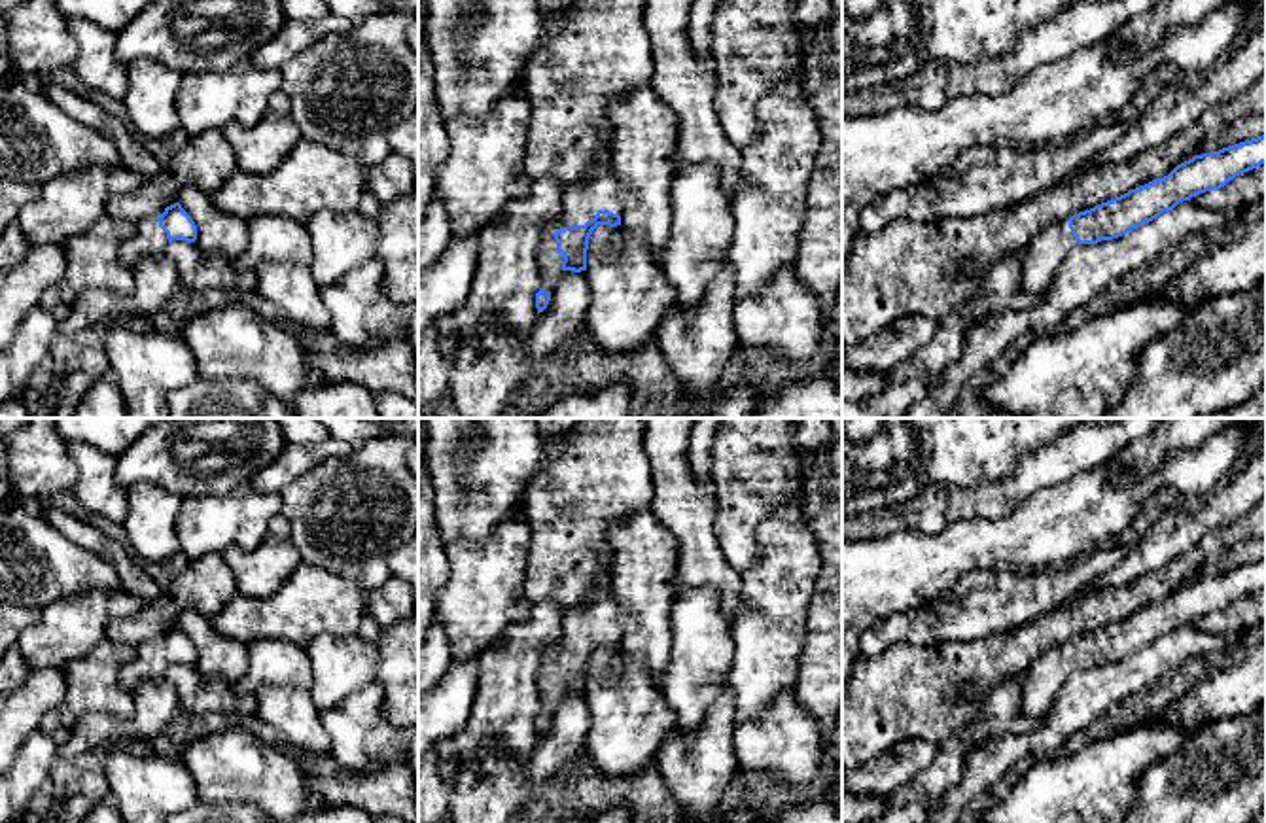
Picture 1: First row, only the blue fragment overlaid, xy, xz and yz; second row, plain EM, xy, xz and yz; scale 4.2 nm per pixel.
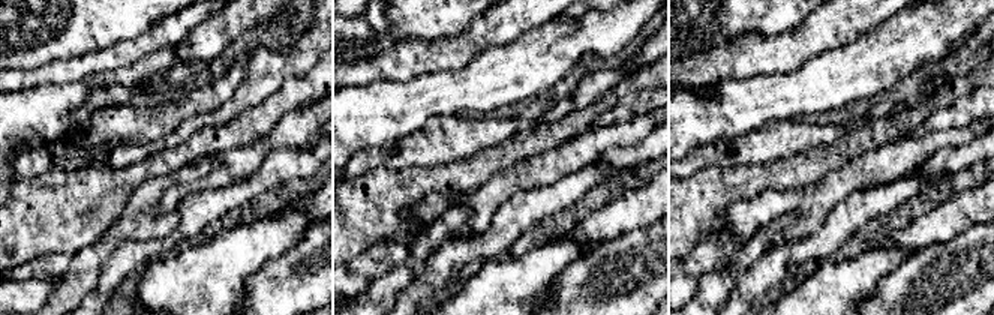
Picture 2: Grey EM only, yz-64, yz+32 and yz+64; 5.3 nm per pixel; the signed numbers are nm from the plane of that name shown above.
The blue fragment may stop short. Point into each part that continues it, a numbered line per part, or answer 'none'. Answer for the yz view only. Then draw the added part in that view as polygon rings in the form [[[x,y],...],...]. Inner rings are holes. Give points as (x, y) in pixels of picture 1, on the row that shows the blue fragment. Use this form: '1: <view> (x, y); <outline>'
1: yz (1041, 258); [[[1067,219],[1046,227],[1018,252],[1024,265],[1022,288],[1029,293],[1043,293],[1058,272],[1060,263],[1075,246],[1079,246],[1079,242],[1075,240]]]

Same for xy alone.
1: xy (148, 239); [[[153,216],[134,227],[134,235],[119,246],[117,255],[123,267],[132,271],[142,257],[163,255],[167,246],[167,233],[159,227],[157,216]]]

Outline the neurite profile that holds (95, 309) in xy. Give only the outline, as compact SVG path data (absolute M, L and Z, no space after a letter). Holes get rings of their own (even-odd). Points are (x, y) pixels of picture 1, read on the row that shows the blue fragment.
M168 255L142 257L131 271L134 291L114 293L102 288L85 291L61 316L57 335L98 333L110 324L129 324L132 316L151 316L184 295L180 274Z

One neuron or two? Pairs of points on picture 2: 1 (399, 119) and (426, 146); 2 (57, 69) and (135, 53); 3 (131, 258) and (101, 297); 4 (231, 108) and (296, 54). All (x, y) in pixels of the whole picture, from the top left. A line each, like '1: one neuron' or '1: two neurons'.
1: two neurons
2: one neuron
3: one neuron
4: one neuron

